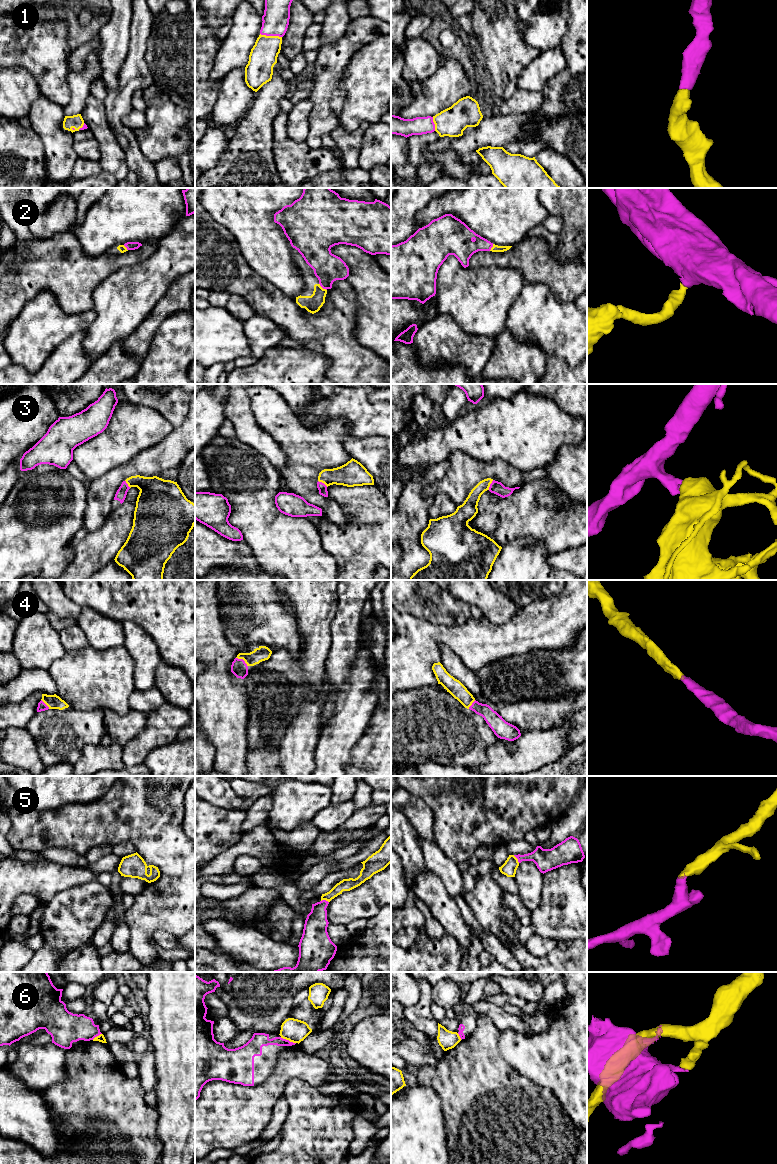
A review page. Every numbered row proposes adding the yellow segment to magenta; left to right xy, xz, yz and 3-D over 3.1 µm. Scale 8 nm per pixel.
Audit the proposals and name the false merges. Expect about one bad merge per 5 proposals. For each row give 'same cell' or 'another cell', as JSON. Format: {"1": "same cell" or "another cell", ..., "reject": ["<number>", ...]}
{"1": "same cell", "2": "same cell", "3": "same cell", "4": "same cell", "5": "same cell", "6": "another cell", "reject": ["6"]}

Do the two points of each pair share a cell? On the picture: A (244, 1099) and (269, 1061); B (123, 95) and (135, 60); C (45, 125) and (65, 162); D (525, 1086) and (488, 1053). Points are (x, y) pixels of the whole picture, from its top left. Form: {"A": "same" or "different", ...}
{"A": "different", "B": "same", "C": "same", "D": "same"}

